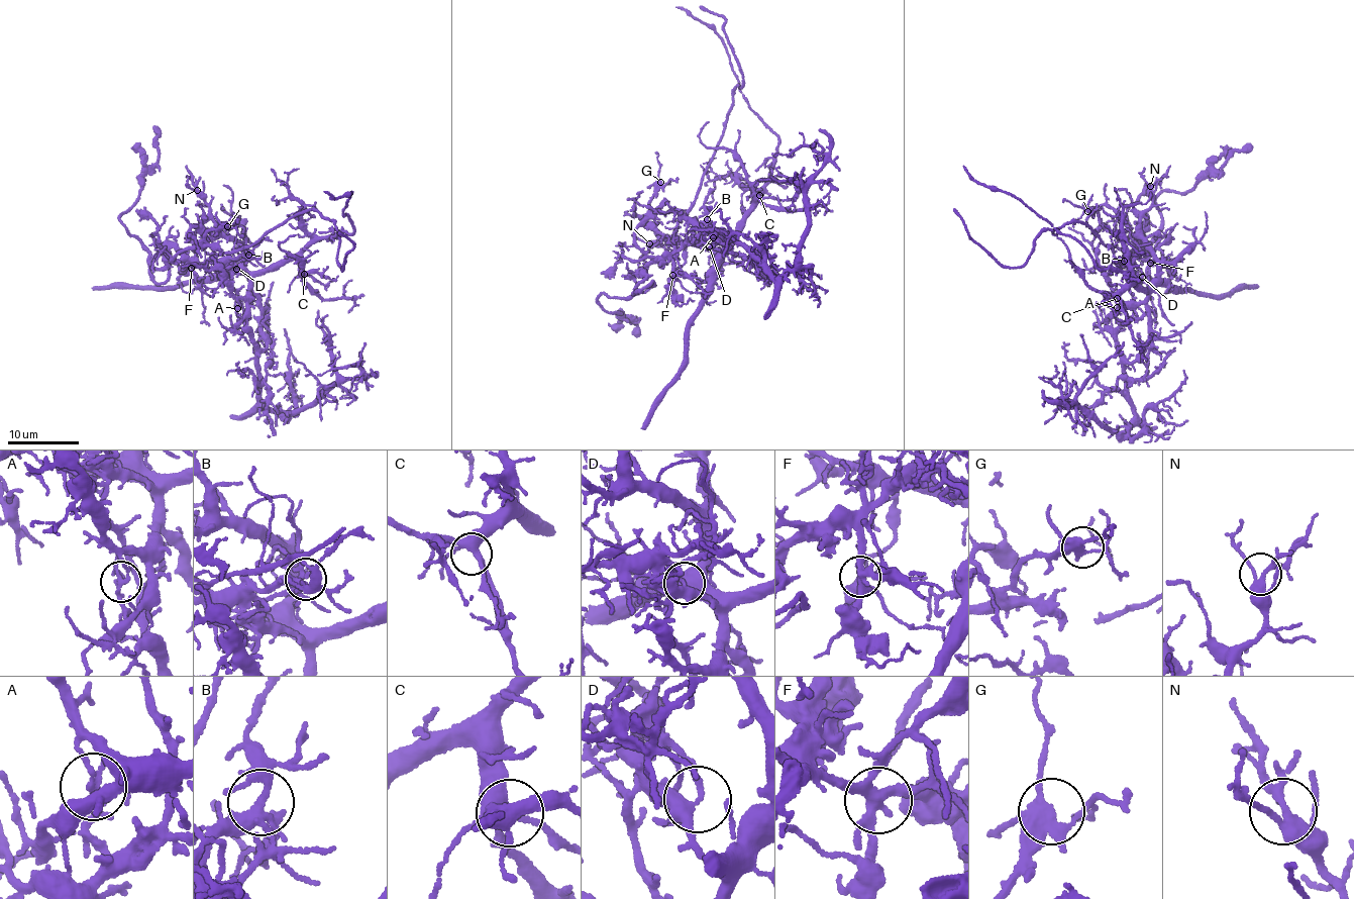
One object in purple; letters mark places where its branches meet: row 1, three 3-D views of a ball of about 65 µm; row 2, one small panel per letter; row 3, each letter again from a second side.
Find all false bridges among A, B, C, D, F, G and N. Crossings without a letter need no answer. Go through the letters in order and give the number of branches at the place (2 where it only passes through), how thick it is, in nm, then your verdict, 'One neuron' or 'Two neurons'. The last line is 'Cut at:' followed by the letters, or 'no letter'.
A: Branches: 5. Thickness 150 nm. Two neurons
B: Branches: 6. Thickness 280 nm. One neuron
C: Branches: 5. Thickness 400 nm. One neuron
D: Branches: 5. Thickness 320 nm. Two neurons
F: Branches: 6. Thickness 320 nm. One neuron
G: Branches: 5. Thickness 360 nm. One neuron
N: Branches: 6. Thickness 300 nm. One neuron
Cut at: A, D

